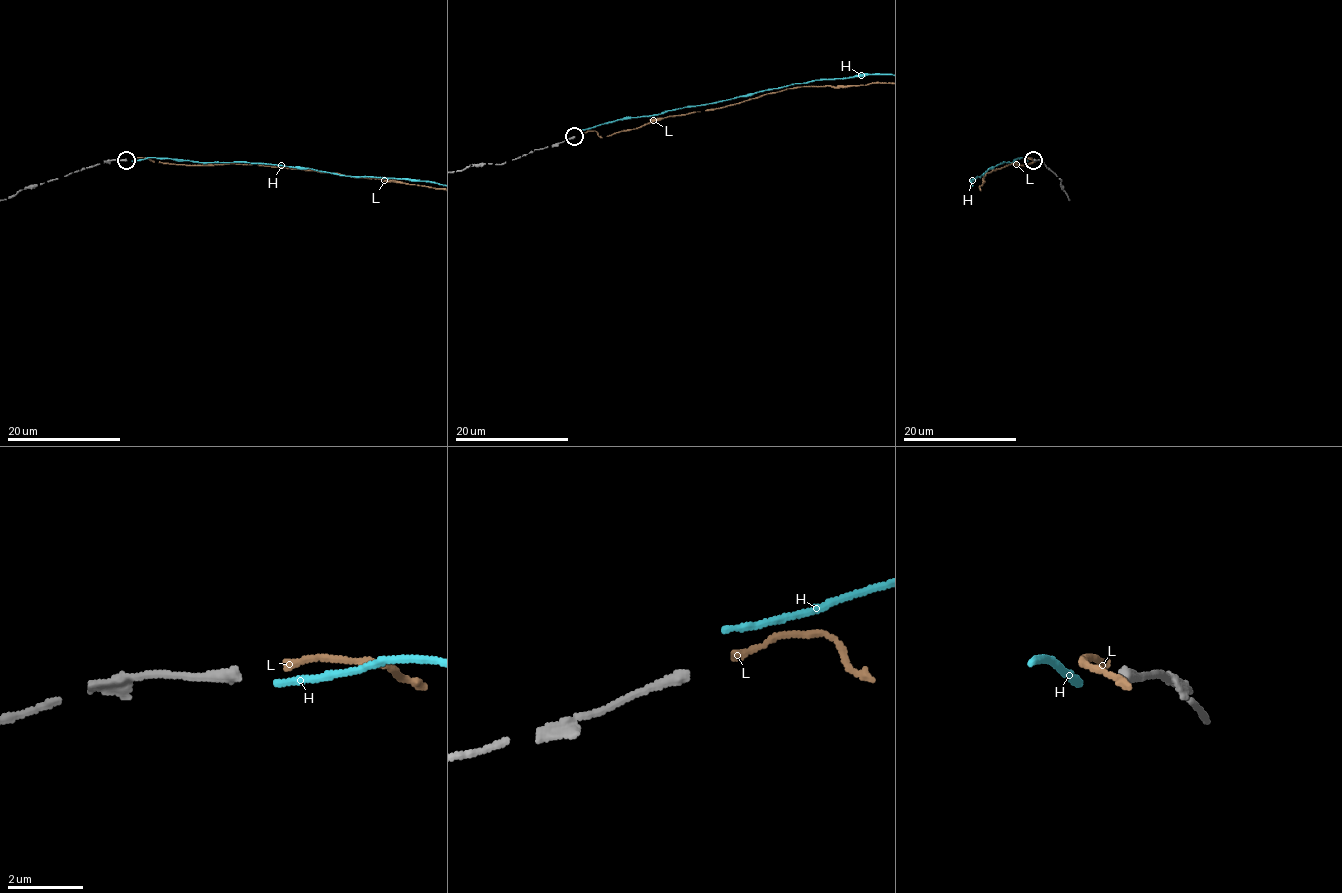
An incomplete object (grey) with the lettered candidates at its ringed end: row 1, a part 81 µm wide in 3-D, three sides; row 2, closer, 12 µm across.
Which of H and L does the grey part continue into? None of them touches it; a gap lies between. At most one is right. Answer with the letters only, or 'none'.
L

